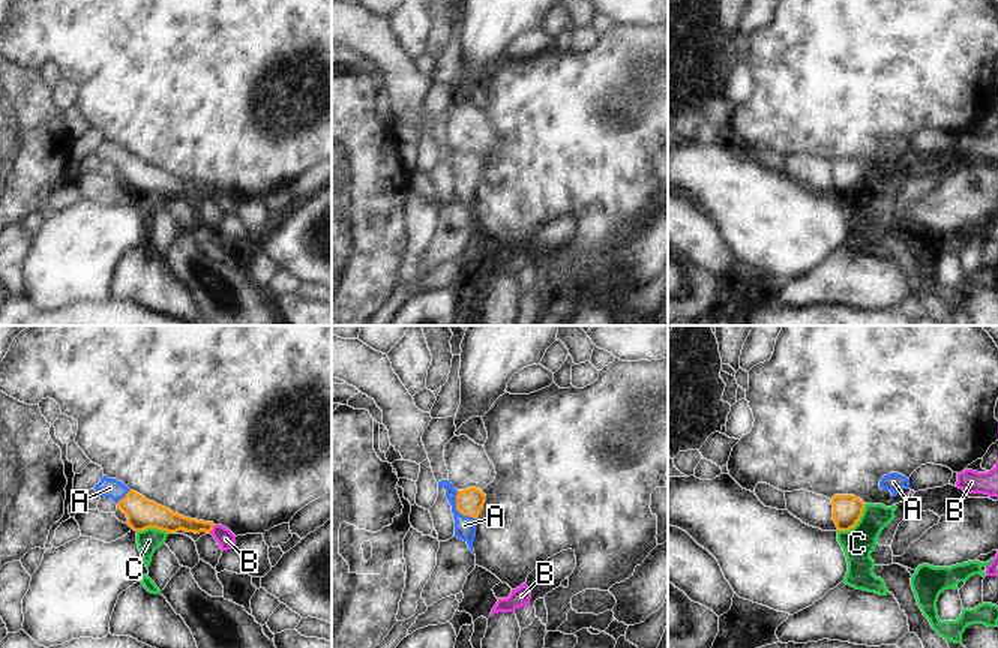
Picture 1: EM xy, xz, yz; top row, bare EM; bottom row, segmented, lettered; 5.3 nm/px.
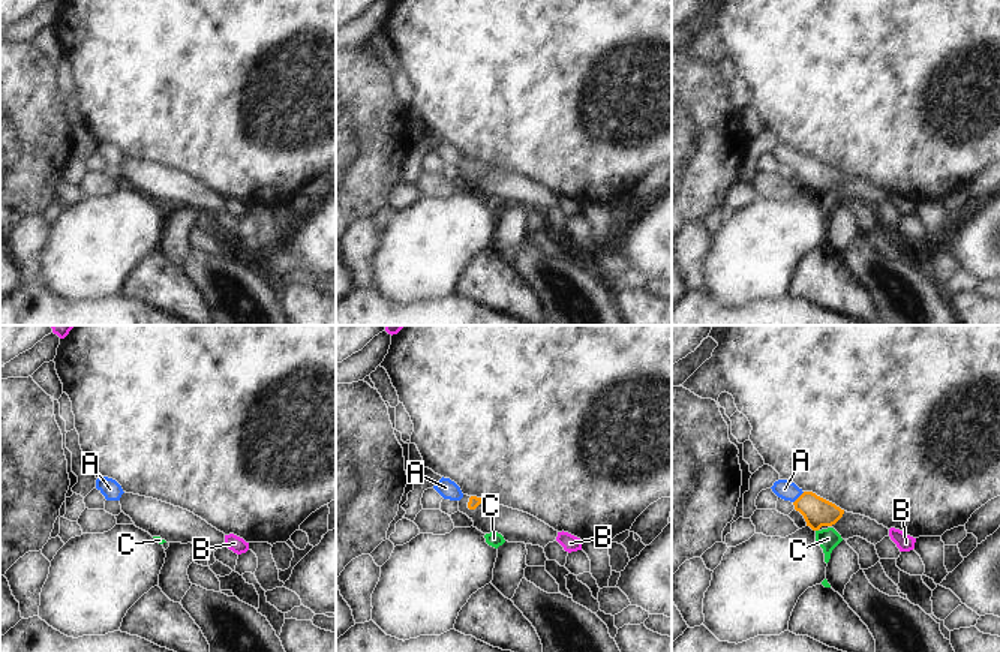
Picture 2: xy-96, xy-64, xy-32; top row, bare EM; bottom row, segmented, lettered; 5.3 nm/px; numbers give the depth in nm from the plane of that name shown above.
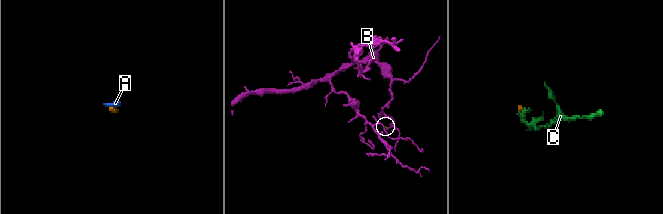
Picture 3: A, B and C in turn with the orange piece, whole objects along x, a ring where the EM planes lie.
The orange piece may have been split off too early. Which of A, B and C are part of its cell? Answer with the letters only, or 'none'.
A

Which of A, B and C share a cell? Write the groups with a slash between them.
A / B / C

